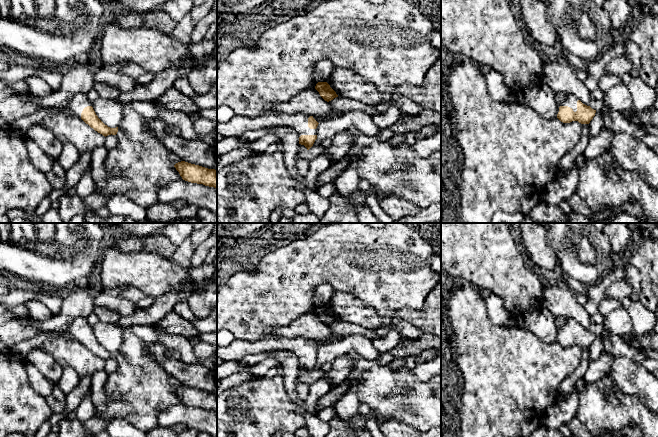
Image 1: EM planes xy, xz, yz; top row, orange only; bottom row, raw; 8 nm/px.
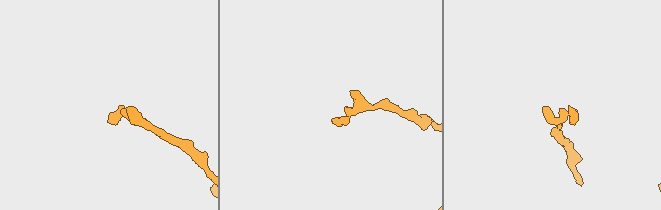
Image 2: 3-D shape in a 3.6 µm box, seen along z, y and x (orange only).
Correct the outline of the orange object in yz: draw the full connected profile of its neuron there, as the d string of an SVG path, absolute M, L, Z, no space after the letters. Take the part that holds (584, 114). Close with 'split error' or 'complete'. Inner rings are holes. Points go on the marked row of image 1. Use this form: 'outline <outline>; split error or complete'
outline M568 94L557 106L557 118L563 123L578 121L581 124L589 124L596 113L596 110L583 104L572 94Z; split error

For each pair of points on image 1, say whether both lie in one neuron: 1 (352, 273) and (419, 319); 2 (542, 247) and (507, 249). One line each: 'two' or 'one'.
1: two
2: two

